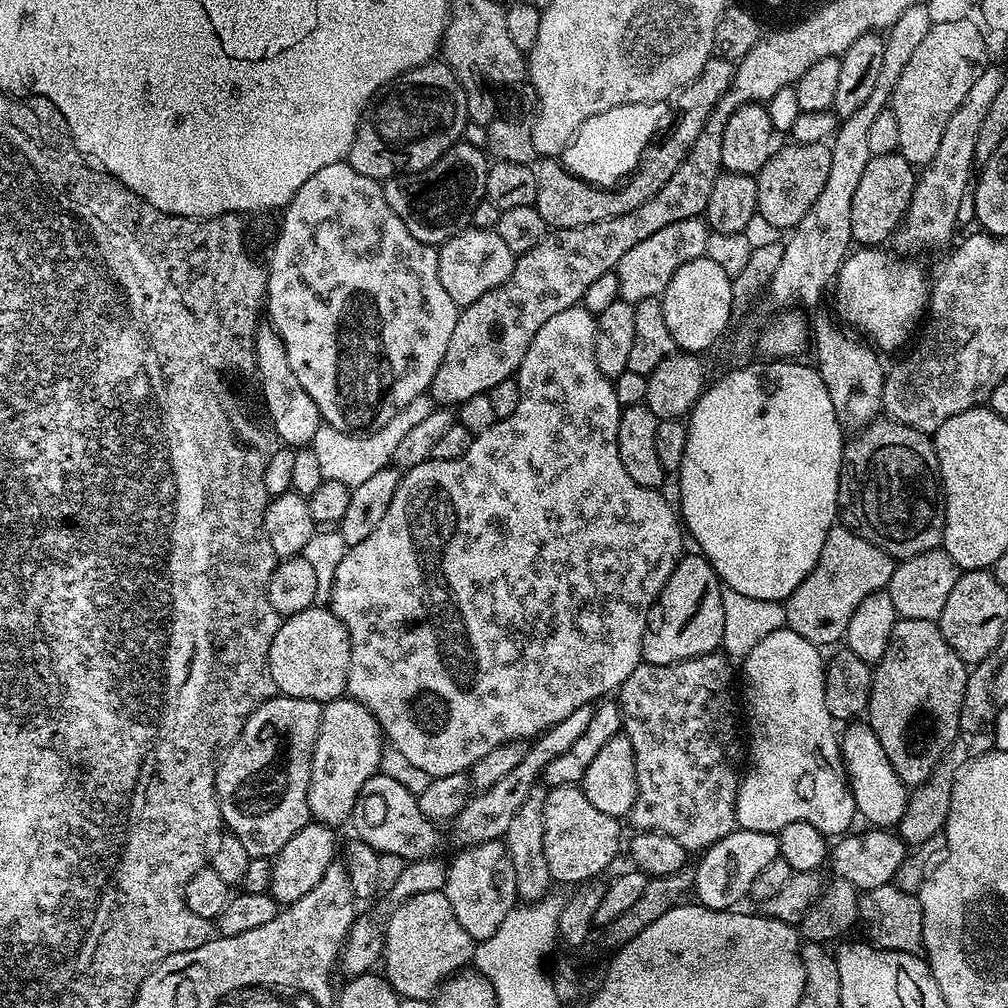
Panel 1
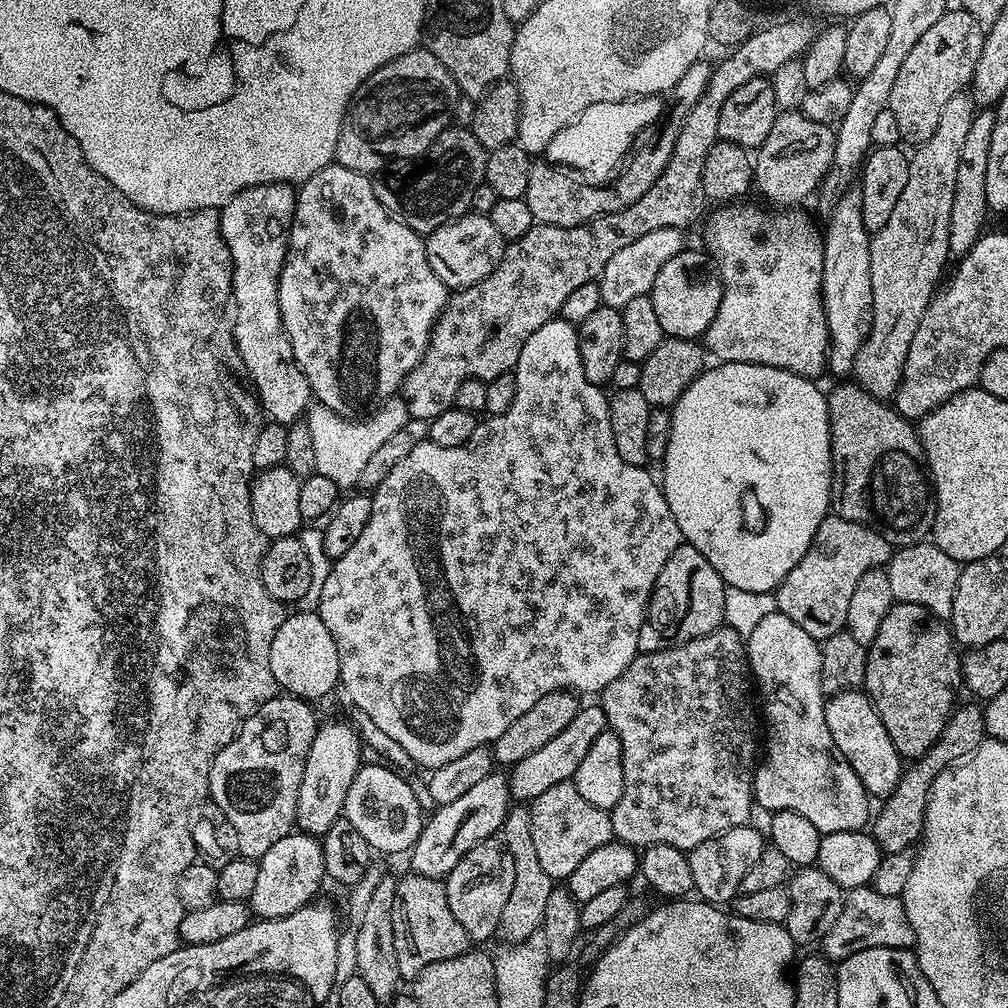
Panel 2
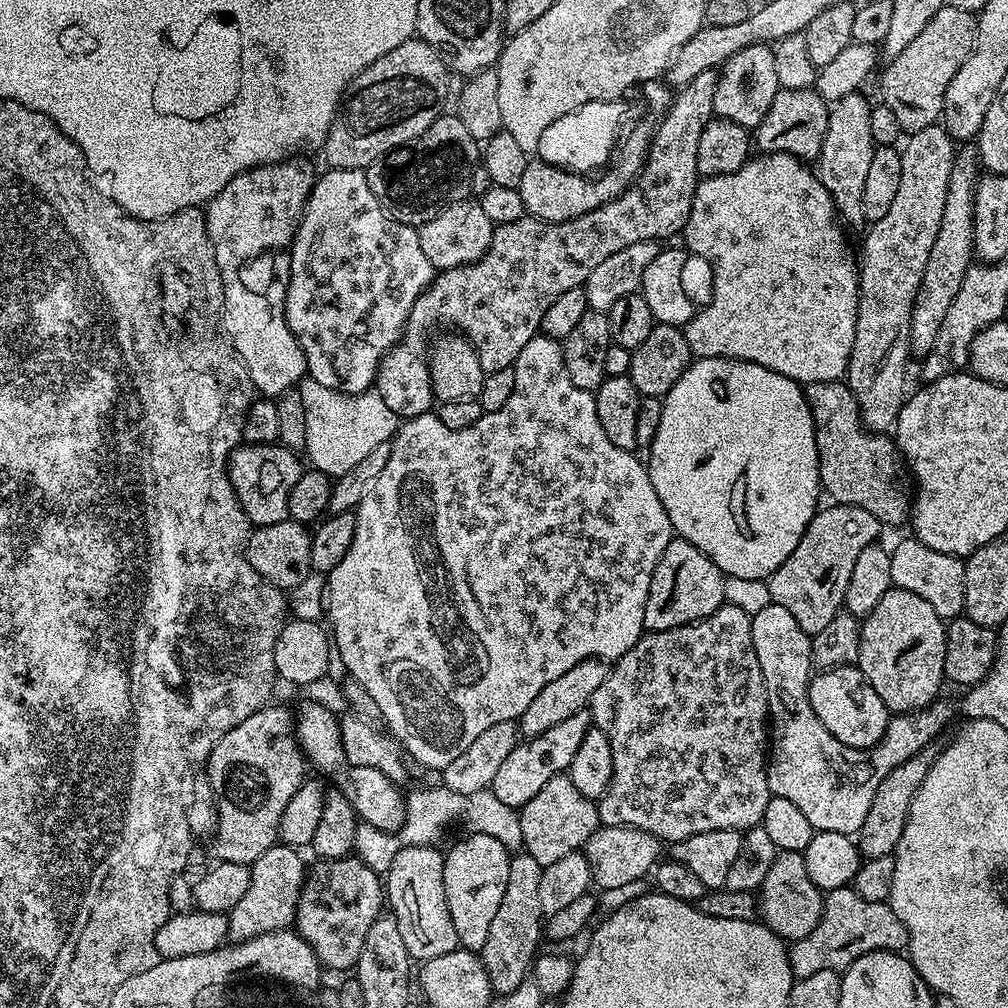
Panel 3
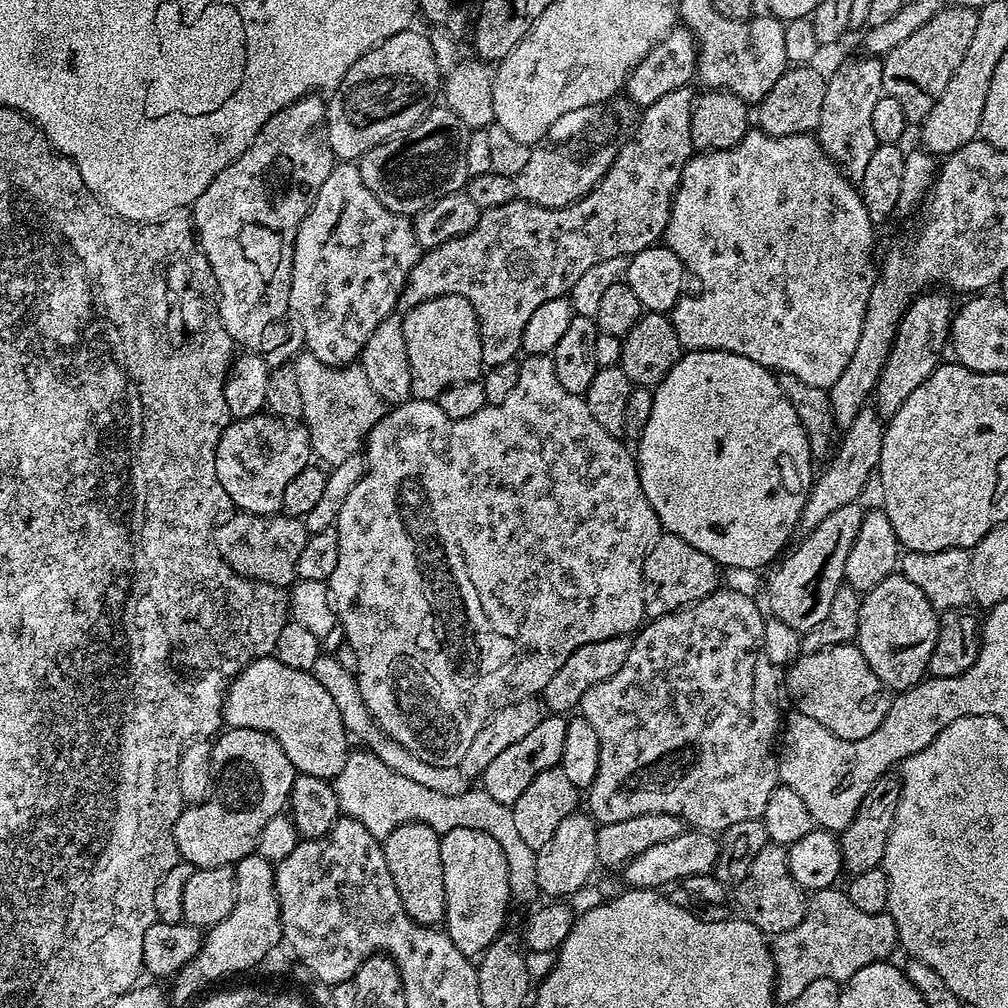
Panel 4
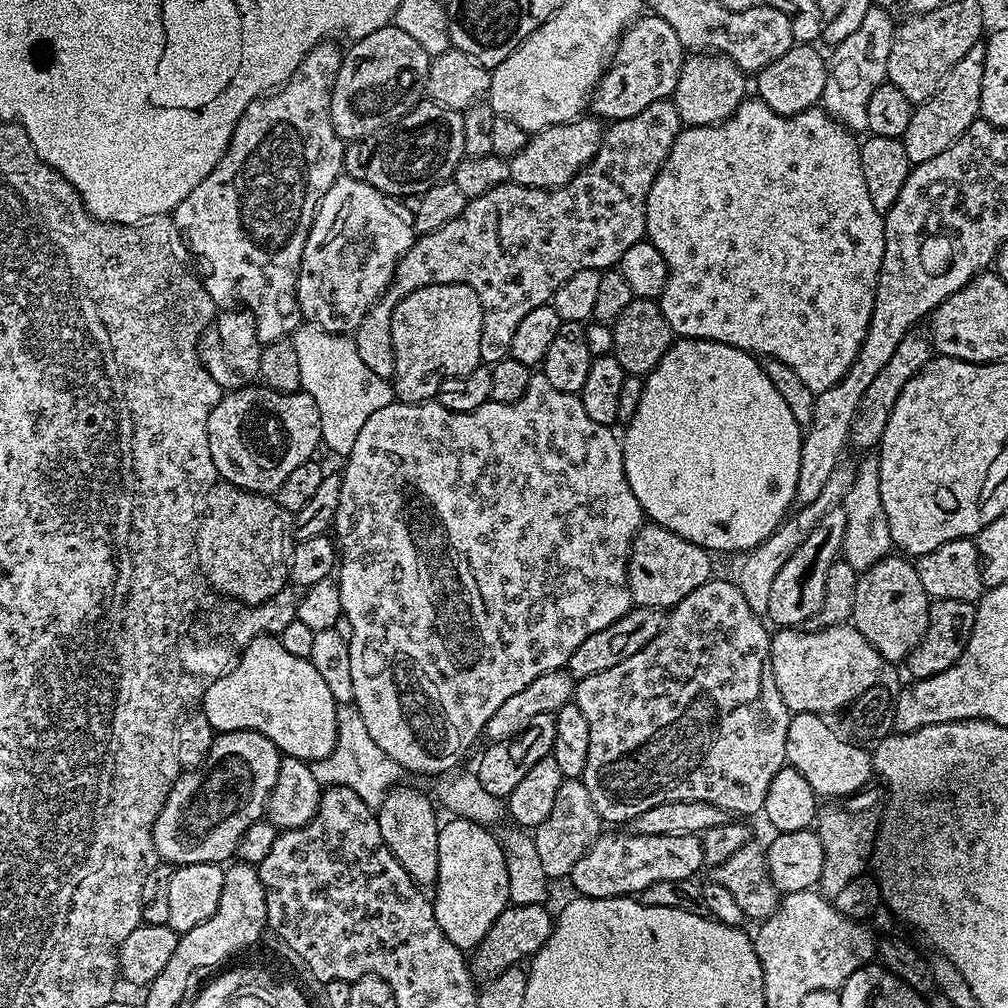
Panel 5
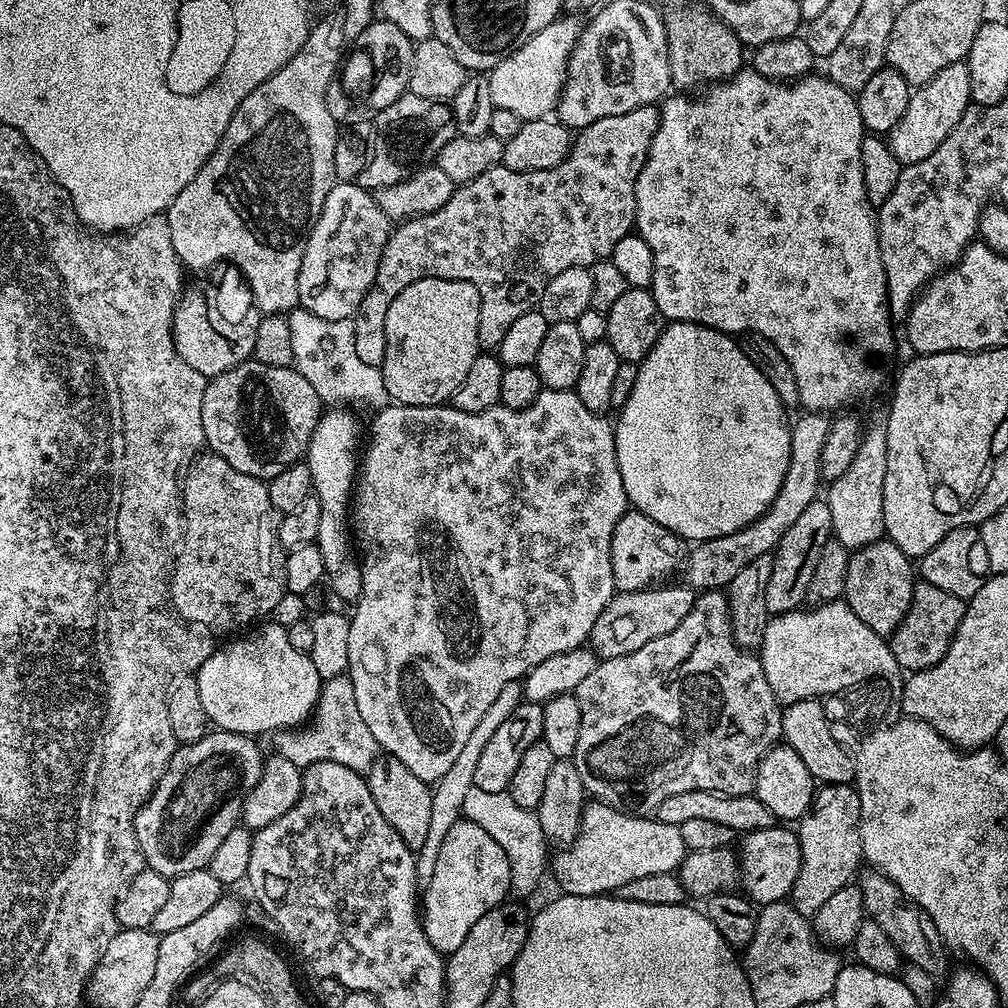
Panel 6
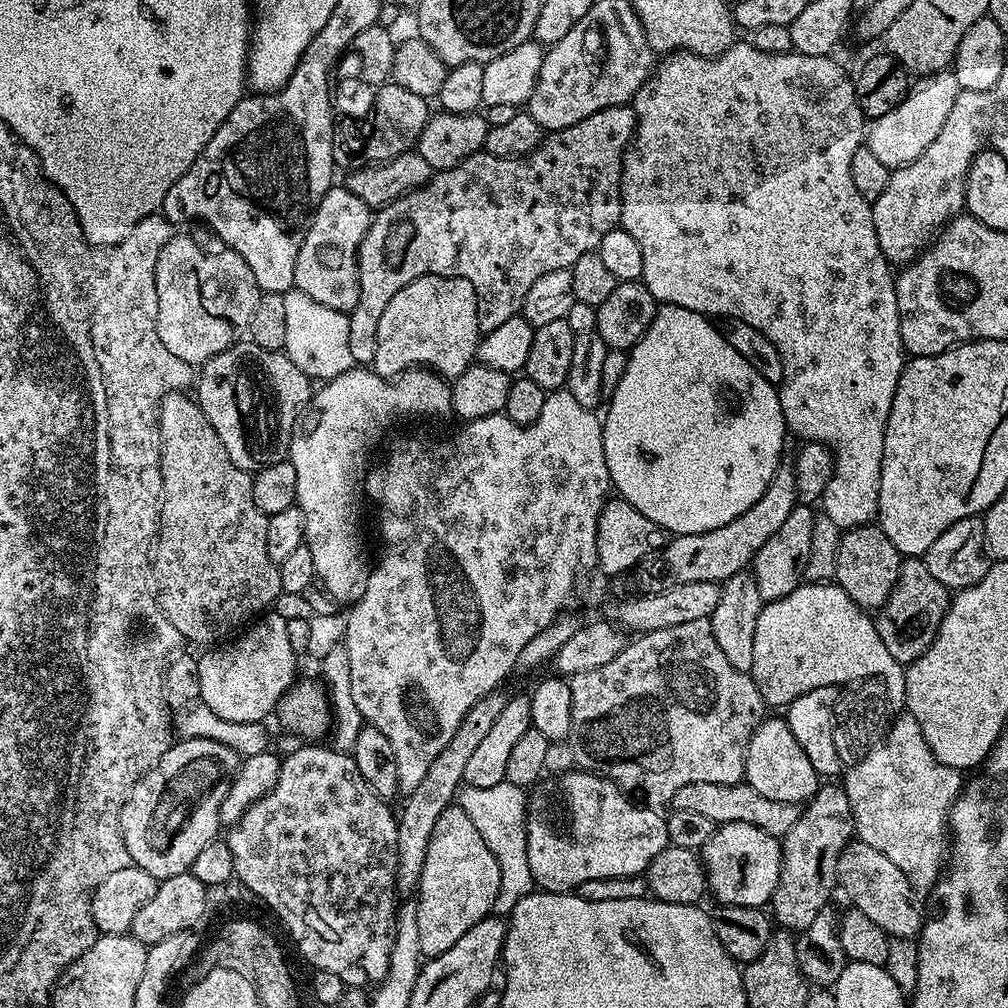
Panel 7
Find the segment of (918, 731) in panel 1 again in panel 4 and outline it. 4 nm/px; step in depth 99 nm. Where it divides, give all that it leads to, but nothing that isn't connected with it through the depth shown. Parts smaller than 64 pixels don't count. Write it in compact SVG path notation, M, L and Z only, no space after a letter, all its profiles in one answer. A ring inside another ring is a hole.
M893 574L882 578L882 582L874 586L874 590L861 595L858 610L858 634L854 643L860 649L862 658L866 658L870 670L878 674L878 678L884 683L889 693L905 692L906 689L913 688L915 684L928 676L928 663L930 654L934 654L934 642L938 642L939 625L938 610L926 598L926 594L922 594L922 590L918 590L918 586L910 582L910 578Z

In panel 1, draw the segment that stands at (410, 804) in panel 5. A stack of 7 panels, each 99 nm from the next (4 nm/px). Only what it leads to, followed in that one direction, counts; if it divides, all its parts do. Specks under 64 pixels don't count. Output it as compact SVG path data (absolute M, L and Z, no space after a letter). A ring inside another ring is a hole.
M444 891L427 892L426 894L416 894L408 900L399 901L395 905L396 909L392 912L392 917L388 920L388 925L385 923L382 928L382 939L384 942L384 951L382 953L382 975L385 980L390 982L390 986L396 992L396 995L406 1000L427 1000L431 1001L439 991L441 984L445 980L451 979L456 973L467 969L473 963L474 953L477 946L477 941L470 938L470 934L466 934L466 930L462 930L462 926L458 926L458 918L454 915L454 906L450 906L450 898L446 898Z

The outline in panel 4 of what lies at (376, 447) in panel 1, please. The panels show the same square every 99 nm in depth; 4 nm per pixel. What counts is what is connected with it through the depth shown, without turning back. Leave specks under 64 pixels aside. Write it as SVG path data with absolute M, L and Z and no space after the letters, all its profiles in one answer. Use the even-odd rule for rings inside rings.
M304 350L295 357L294 367L302 394L302 420L310 434L315 459L325 460L320 462L328 466L346 462L346 458L357 455L365 447L370 430L385 414L384 401L374 394L370 381L358 366L332 368Z

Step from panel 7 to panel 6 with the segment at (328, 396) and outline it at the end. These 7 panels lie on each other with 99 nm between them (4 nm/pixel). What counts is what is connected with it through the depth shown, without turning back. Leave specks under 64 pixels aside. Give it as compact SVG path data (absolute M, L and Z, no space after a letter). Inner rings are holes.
M336 406L321 415L308 443L306 463L312 479L312 491L320 503L316 545L318 550L322 550L324 580L332 587L338 599L355 602L362 594L362 564L359 559L352 560L352 544L348 541L348 532L350 536L350 501L361 444L360 424L348 412L351 411Z

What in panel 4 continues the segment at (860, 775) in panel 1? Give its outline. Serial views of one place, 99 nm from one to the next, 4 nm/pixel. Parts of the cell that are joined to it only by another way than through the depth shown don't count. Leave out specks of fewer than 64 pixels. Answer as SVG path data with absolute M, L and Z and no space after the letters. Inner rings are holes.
M855 643L804 652L787 665L786 672L786 696L796 703L793 704L795 711L806 714L806 718L814 718L816 725L843 740L861 740L866 734L874 734L892 705L888 689L878 674L870 670Z

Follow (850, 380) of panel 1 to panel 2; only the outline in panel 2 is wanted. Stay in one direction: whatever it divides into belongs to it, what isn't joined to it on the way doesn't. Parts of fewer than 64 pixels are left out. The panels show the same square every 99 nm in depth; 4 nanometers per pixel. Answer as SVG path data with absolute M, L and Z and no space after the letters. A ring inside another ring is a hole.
M849 187L839 202L831 207L832 218L824 236L822 258L822 290L828 328L827 371L840 377L855 369L855 360L862 342L868 337L872 325L872 287L870 286L871 235L862 222L862 194L859 187Z

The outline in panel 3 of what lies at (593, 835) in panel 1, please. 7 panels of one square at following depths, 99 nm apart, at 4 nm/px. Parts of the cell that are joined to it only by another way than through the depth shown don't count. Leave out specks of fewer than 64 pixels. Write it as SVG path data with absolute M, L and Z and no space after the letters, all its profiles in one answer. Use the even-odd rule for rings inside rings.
M566 774L550 778L550 782L546 782L546 786L542 786L542 790L538 790L538 794L534 794L534 798L530 798L530 802L526 802L526 806L519 809L519 815L523 851L528 852L530 858L534 858L534 862L538 862L541 868L558 862L558 858L566 858L566 854L581 851L589 838L596 833L596 829L601 827L597 801L586 798L586 794L581 794Z

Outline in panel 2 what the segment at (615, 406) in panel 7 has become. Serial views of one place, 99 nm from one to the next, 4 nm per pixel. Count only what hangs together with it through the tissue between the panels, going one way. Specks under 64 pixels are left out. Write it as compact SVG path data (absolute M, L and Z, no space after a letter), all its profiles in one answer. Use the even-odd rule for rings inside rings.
M723 362L712 366L705 367L698 378L694 378L694 382L690 382L690 386L686 386L686 390L682 394L682 398L678 398L678 402L672 405L670 411L672 413L672 421L670 422L670 442L666 444L666 454L662 461L664 467L664 476L662 475L662 487L664 489L664 497L670 506L670 514L674 514L674 522L678 522L678 530L682 537L683 543L694 546L694 550L698 550L698 554L702 554L702 558L706 558L706 562L710 562L710 566L714 566L714 570L718 570L718 574L724 579L727 587L737 587L741 590L762 591L775 593L777 586L786 578L786 574L790 574L790 570L794 570L794 566L798 566L798 562L802 562L802 554L806 554L806 550L810 550L810 542L814 538L814 534L818 534L818 526L822 526L824 517L829 515L830 505L832 503L832 447L830 446L830 422L828 421L828 398L822 391L815 379L807 376L799 376L790 370L782 370L774 366L762 366L761 364L726 364Z

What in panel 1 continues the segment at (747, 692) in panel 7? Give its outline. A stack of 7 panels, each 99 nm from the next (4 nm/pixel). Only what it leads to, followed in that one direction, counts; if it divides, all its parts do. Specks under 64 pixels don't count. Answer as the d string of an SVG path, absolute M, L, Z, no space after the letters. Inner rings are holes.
M723 651L708 652L705 656L695 656L677 664L658 666L657 664L640 663L626 678L626 682L618 689L620 713L624 719L623 735L630 738L630 746L634 746L634 762L636 763L636 781L638 794L634 798L634 806L629 810L626 820L633 824L636 832L657 832L670 834L690 854L703 853L714 842L726 838L737 827L736 822L736 791L740 789L742 779L742 736L736 733L736 712L738 716L738 700L732 697L732 668L729 657Z

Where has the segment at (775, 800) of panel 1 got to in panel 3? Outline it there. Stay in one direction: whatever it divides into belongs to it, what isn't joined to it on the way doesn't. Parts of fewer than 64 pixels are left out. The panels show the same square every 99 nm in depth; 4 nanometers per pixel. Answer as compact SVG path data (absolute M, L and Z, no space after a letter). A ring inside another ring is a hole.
M774 603L752 613L752 629L754 650L768 691L768 785L773 796L794 802L817 832L837 832L847 836L859 833L862 822L866 822L866 814L870 814L882 778L933 743L932 739L952 720L951 706L940 698L917 712L893 715L882 739L867 753L872 772L848 772L848 764L859 762L861 749L838 742L838 738L818 722L810 706L808 683L814 675L812 636L798 626L790 610Z

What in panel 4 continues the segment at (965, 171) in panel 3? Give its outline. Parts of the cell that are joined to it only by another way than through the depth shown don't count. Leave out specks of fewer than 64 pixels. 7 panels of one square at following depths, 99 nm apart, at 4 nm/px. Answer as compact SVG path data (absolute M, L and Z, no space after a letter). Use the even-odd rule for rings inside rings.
M929 290L917 296L897 324L886 366L882 366L882 374L876 380L874 407L880 417L898 414L902 402L906 402L906 398L910 398L910 394L914 394L914 390L918 390L918 386L922 386L922 382L926 382L926 378L930 378L930 374L934 374L936 367L945 359L950 344L954 303L943 294L948 295L940 290Z

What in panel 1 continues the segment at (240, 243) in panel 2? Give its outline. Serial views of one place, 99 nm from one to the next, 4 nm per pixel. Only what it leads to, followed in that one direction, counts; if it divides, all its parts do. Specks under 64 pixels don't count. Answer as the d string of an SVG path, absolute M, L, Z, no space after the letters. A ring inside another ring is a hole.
M264 322L256 330L256 372L260 375L260 392L264 395L264 405L277 441L293 450L311 445L314 434L322 423L314 398L302 390L302 382L294 378L290 362L286 358L286 346L271 323Z

